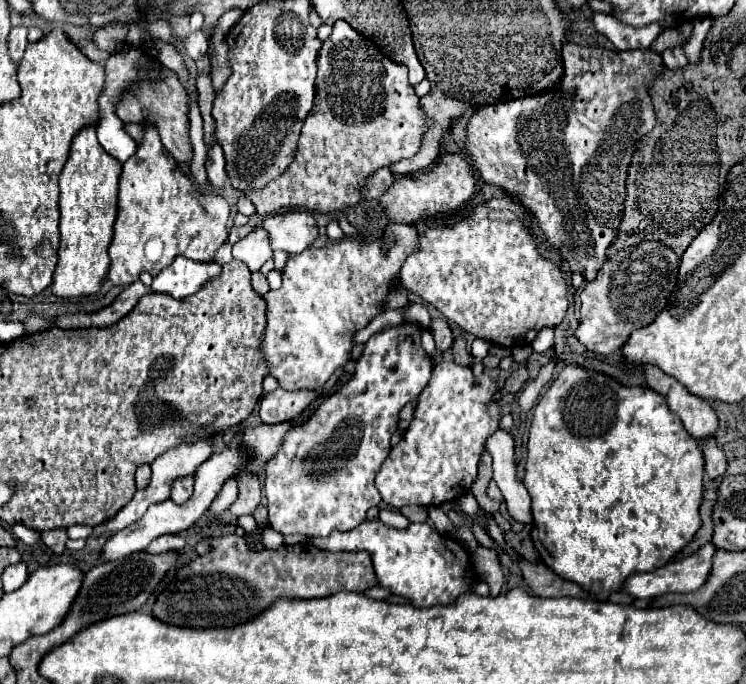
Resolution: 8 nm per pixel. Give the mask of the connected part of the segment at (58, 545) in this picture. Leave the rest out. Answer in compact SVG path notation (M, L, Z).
M49 530L41 532L41 542L53 550L53 554L61 556L65 552L65 542L67 542L67 530Z

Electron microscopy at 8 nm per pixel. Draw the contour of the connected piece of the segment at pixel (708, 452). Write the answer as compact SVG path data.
M705 440L699 446L701 446L703 456L705 456L705 472L707 472L707 476L711 480L723 476L725 470L727 470L727 458L725 458L723 450L719 450L717 442L715 440Z

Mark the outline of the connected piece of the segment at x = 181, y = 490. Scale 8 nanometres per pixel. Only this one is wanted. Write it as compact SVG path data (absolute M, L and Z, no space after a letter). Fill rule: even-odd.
M185 476L185 478L177 478L177 482L173 482L171 486L171 500L175 504L183 504L191 498L193 494L193 476Z

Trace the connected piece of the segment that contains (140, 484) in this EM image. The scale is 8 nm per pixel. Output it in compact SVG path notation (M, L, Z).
M147 464L139 466L139 468L137 468L137 472L135 472L135 482L137 482L137 488L147 488L149 478L151 478L151 468L149 468Z

